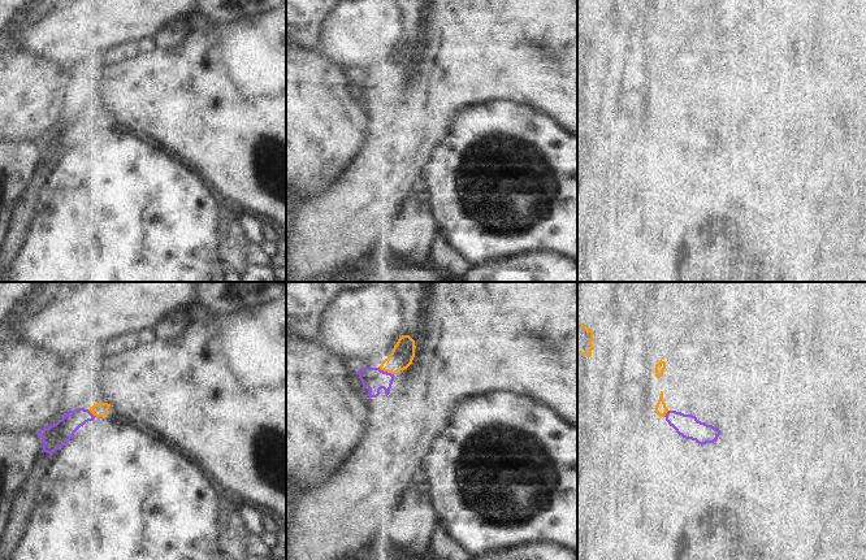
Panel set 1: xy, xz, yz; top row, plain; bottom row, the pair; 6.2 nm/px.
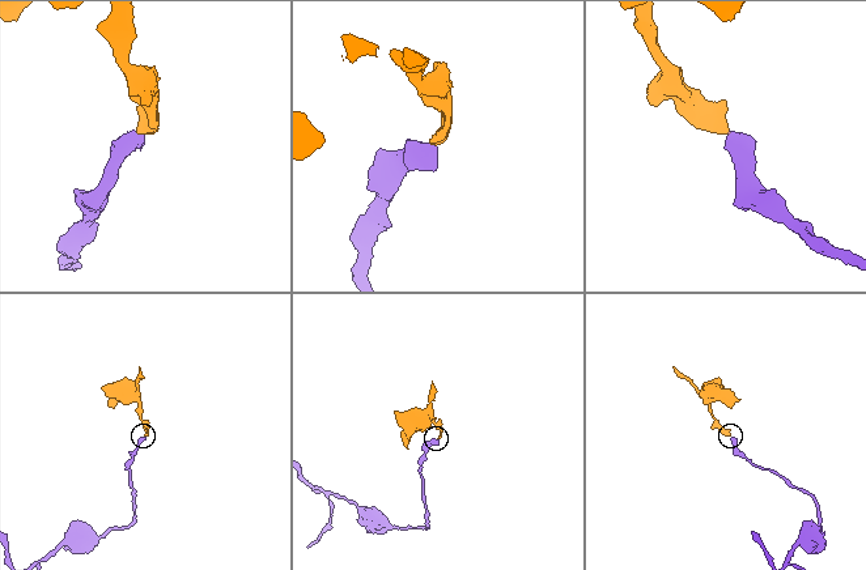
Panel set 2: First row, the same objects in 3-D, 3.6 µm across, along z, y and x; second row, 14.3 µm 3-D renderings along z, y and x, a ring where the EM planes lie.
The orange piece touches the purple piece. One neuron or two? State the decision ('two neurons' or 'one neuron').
one neuron

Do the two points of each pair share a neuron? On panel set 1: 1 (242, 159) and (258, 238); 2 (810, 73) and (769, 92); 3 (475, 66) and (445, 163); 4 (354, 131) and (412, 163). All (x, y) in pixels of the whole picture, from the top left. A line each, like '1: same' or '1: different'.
1: different
2: different
3: different
4: different

